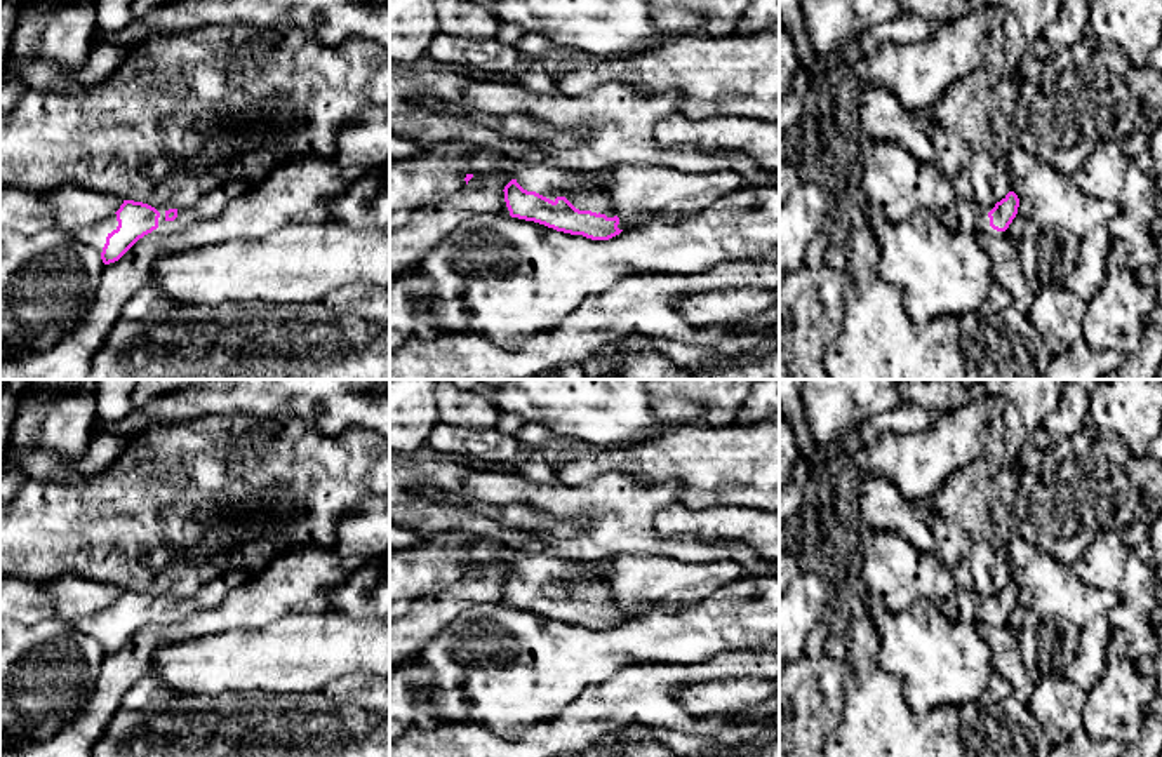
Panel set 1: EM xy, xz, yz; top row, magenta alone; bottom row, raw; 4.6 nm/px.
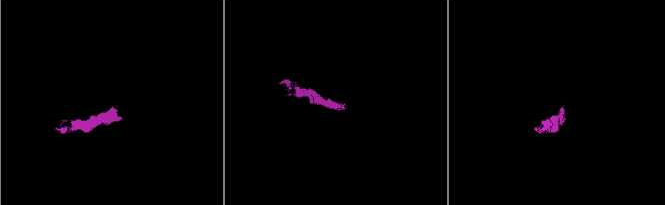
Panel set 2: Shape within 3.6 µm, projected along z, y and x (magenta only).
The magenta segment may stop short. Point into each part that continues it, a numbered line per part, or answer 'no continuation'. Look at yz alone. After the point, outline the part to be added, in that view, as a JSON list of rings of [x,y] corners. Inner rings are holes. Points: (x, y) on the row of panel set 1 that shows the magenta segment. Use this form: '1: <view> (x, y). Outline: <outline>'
1: yz (971, 216). Outline: [[[957,195],[958,231],[976,235],[983,230],[988,212],[976,202]]]

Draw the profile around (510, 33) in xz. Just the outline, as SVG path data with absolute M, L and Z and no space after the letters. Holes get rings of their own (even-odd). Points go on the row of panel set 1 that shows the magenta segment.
M501 21L499 23L499 31L496 40L503 45L513 45L517 47L518 42L527 35L527 31L524 30L524 26L520 26L518 23L506 23Z

